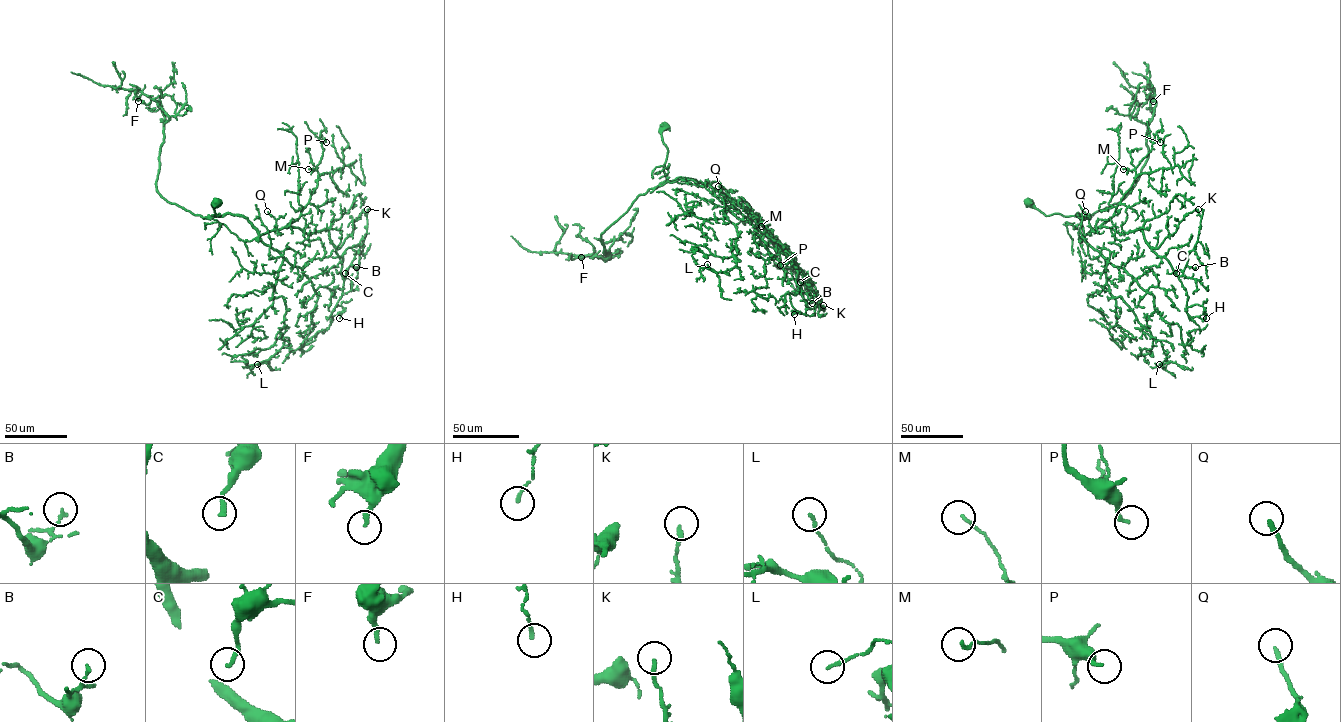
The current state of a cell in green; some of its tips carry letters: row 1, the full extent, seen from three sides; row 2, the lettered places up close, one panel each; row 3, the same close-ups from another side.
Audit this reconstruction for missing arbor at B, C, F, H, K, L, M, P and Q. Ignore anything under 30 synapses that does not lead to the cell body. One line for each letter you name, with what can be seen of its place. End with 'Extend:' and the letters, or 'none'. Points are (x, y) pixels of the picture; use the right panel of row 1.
Q: place (1085, 211)
Extend: Q

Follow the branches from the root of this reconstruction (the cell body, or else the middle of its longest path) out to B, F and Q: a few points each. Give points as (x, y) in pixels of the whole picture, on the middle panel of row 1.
B: (666, 126), (666, 180), (694, 179), (741, 204), (787, 252), (795, 282), (812, 303)
F: (666, 126), (666, 180), (640, 194), (601, 235), (605, 261), (581, 257)
Q: (666, 126), (661, 135), (668, 150), (663, 170), (666, 180), (694, 179), (729, 197), (727, 190), (718, 186)

